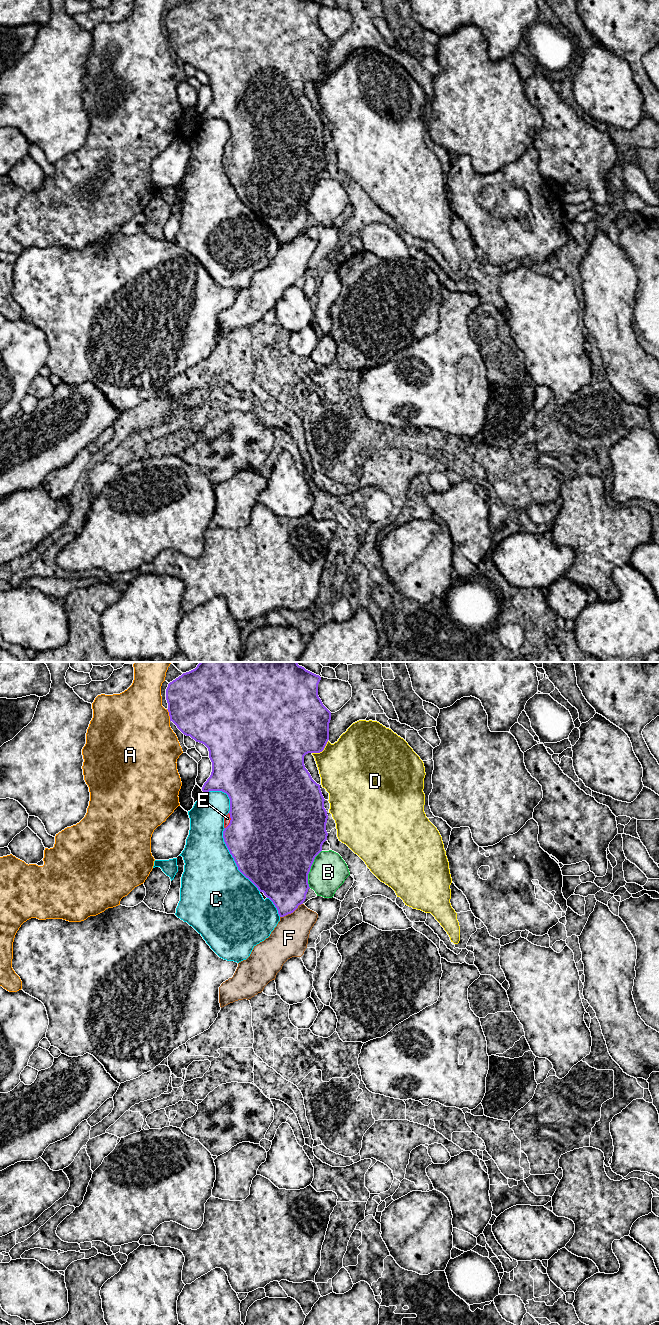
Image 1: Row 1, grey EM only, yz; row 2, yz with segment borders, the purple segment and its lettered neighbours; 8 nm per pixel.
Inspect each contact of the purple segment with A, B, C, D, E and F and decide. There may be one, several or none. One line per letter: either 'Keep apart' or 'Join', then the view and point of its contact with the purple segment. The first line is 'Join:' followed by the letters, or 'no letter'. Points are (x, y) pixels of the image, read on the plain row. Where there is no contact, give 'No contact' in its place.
Join: E
A: Keep apart. Touches purple at yz (169, 43)
B: Keep apart. Touches purple at yz (310, 196)
C: Keep apart. Touches purple at yz (234, 188)
D: Keep apart. Touches purple at yz (321, 79)
E: Join. Touches purple at yz (230, 149)
F: Keep apart. Touches purple at yz (291, 240)

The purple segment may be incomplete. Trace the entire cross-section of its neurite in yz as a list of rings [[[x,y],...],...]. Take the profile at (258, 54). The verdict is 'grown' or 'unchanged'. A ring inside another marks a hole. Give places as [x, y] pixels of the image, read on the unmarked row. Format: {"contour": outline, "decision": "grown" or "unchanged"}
{"contour": [[[186,0],[170,10],[166,17],[170,49],[184,63],[190,64],[208,76],[212,100],[204,111],[202,119],[222,119],[230,127],[230,139],[224,146],[224,170],[234,186],[238,198],[273,230],[280,245],[293,241],[305,229],[310,216],[308,202],[315,185],[322,179],[322,173],[328,164],[326,159],[328,143],[324,136],[325,127],[320,113],[312,107],[304,93],[304,84],[308,81],[322,80],[329,68],[331,40],[323,33],[318,24],[320,8],[321,5],[312,0]]], "decision": "grown"}

